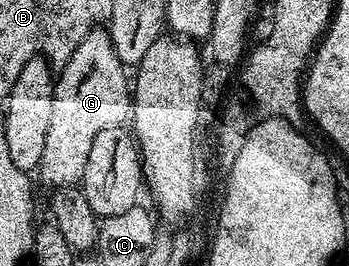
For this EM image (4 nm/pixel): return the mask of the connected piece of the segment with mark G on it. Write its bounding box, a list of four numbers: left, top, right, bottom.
[39,29,131,189]

